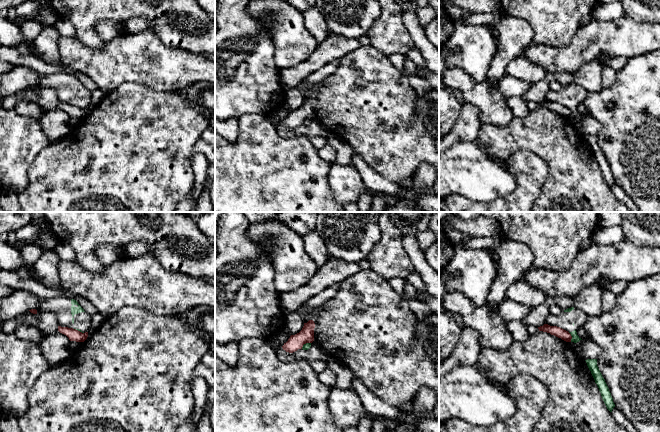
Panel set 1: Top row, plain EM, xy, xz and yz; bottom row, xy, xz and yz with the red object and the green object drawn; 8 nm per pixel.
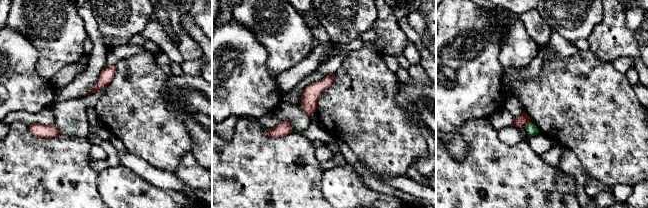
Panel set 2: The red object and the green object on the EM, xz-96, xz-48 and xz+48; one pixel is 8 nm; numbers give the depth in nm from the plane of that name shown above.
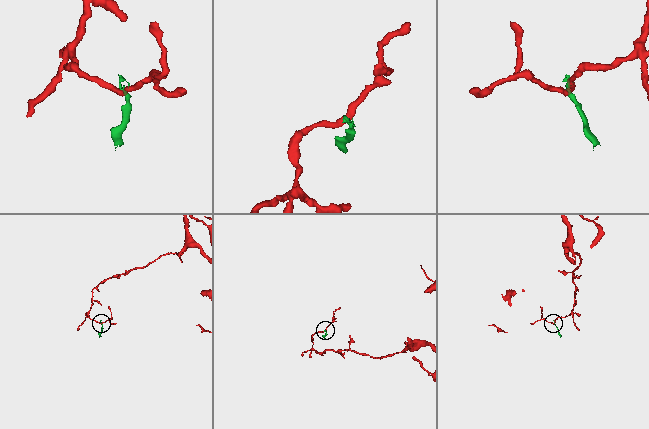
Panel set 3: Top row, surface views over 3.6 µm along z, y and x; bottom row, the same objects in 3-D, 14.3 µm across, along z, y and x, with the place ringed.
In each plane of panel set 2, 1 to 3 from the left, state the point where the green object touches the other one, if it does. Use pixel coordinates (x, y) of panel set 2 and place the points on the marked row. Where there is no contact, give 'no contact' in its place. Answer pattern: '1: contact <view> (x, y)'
1: no contact
2: contact xz-48 (292, 125)
3: contact xz+48 (527, 122)

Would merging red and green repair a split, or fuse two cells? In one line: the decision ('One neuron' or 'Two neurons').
Two neurons

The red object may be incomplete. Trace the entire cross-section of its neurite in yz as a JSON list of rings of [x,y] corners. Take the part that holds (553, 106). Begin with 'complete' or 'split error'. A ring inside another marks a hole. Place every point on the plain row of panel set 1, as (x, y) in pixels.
complete; [[[544,100],[543,102],[538,103],[538,105],[539,107],[547,108],[547,109],[550,109],[551,111],[561,114],[566,118],[571,118],[571,115],[572,115],[571,110],[560,103]]]

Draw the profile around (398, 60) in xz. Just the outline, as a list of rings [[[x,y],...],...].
[[[396,53],[389,56],[388,58],[395,68],[403,70],[405,67],[406,57],[407,57],[406,54]]]

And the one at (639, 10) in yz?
[[[621,0],[624,14],[634,21],[660,24],[660,0]]]

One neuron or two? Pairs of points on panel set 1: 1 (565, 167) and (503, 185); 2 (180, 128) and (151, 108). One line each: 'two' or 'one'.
1: two
2: one

